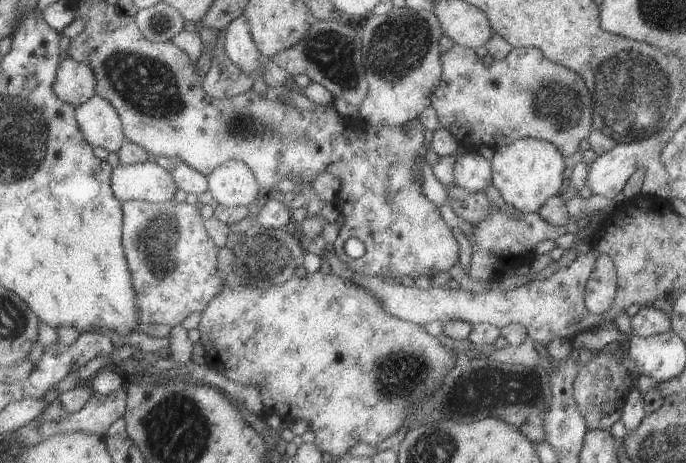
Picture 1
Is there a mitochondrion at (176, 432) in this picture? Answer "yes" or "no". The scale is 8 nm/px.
yes

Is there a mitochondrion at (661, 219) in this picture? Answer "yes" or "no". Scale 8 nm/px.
no

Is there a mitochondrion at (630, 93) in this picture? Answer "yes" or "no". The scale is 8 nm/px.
yes

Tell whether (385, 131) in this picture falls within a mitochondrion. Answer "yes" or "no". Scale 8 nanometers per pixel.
no

